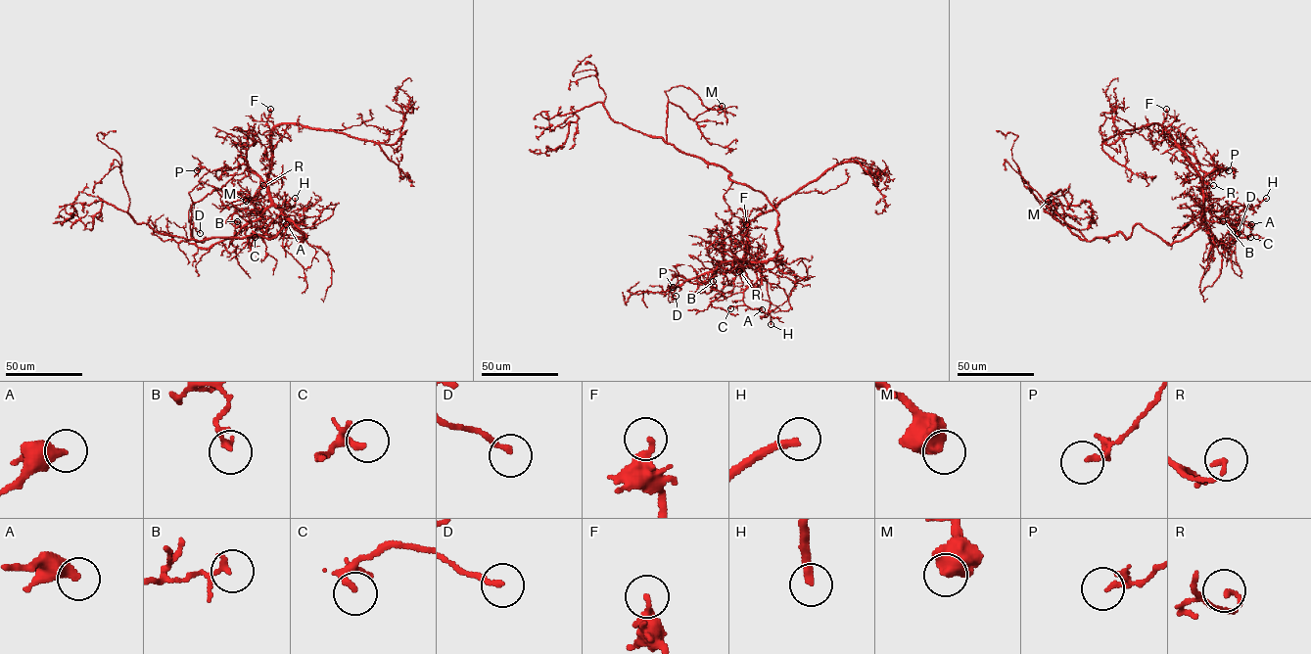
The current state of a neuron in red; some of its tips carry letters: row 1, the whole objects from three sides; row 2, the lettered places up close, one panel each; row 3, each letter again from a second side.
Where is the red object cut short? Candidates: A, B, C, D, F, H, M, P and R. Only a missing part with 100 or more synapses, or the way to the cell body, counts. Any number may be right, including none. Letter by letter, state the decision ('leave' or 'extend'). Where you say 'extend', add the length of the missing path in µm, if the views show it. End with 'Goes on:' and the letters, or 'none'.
A: leave
B: leave
C: leave
D: leave
F: leave
H: extend | 45 µm
M: leave
P: leave
R: leave
Goes on: H

